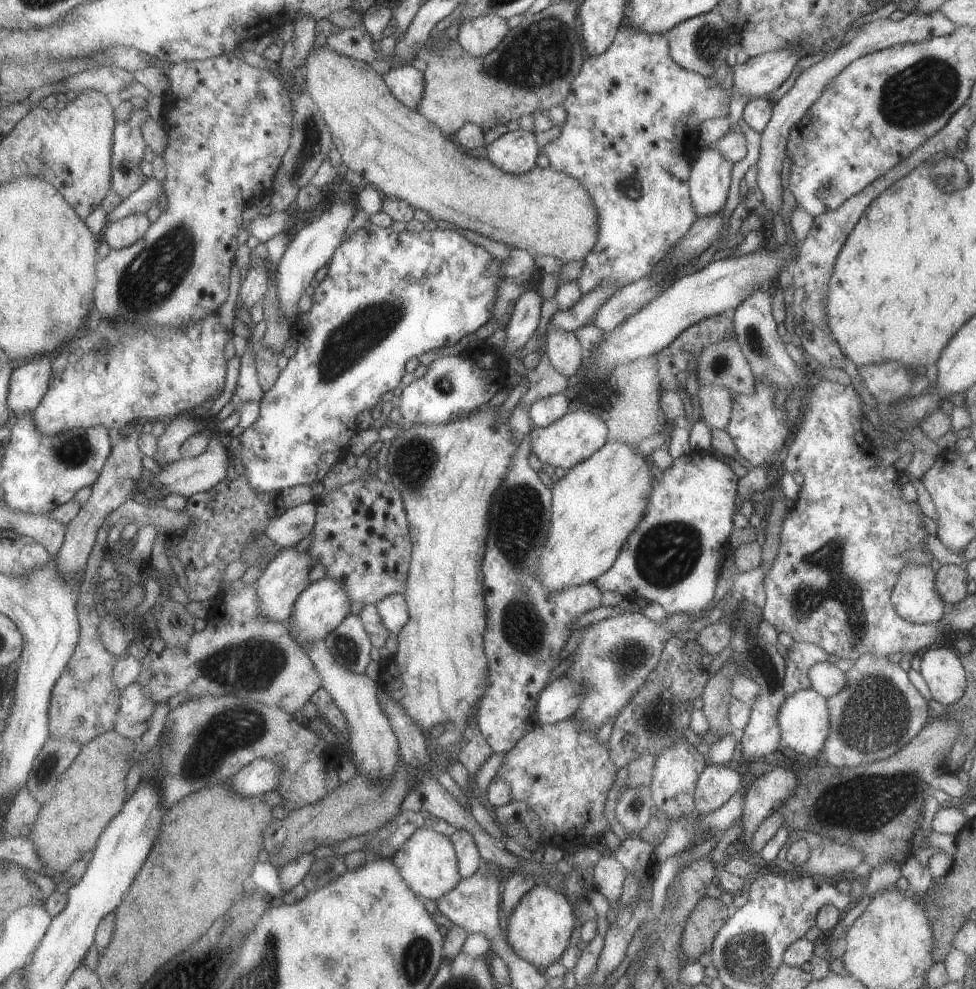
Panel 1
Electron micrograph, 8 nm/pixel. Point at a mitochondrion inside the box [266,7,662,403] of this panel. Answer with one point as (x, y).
(543, 53)

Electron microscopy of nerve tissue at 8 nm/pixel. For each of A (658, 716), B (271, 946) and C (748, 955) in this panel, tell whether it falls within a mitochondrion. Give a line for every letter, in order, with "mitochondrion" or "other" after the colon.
A: mitochondrion
B: mitochondrion
C: mitochondrion

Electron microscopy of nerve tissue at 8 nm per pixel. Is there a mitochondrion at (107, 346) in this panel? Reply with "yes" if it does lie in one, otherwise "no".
yes

